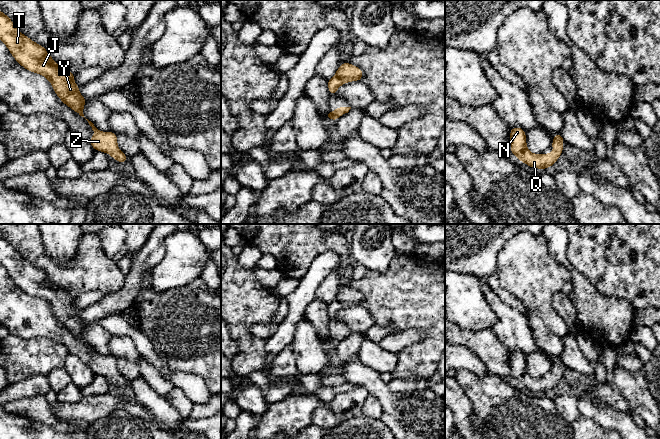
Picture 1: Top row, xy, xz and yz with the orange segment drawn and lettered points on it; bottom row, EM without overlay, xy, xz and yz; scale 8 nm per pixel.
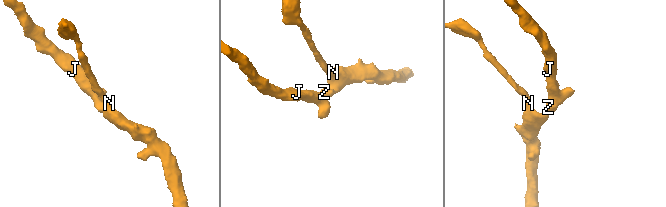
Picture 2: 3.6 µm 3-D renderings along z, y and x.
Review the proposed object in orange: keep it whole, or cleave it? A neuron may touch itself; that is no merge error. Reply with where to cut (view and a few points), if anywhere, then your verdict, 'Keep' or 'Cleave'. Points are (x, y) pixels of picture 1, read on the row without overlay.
No split. Keep

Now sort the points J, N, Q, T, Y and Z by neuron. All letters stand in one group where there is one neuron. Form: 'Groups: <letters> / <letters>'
Groups: J N Q T Y Z

